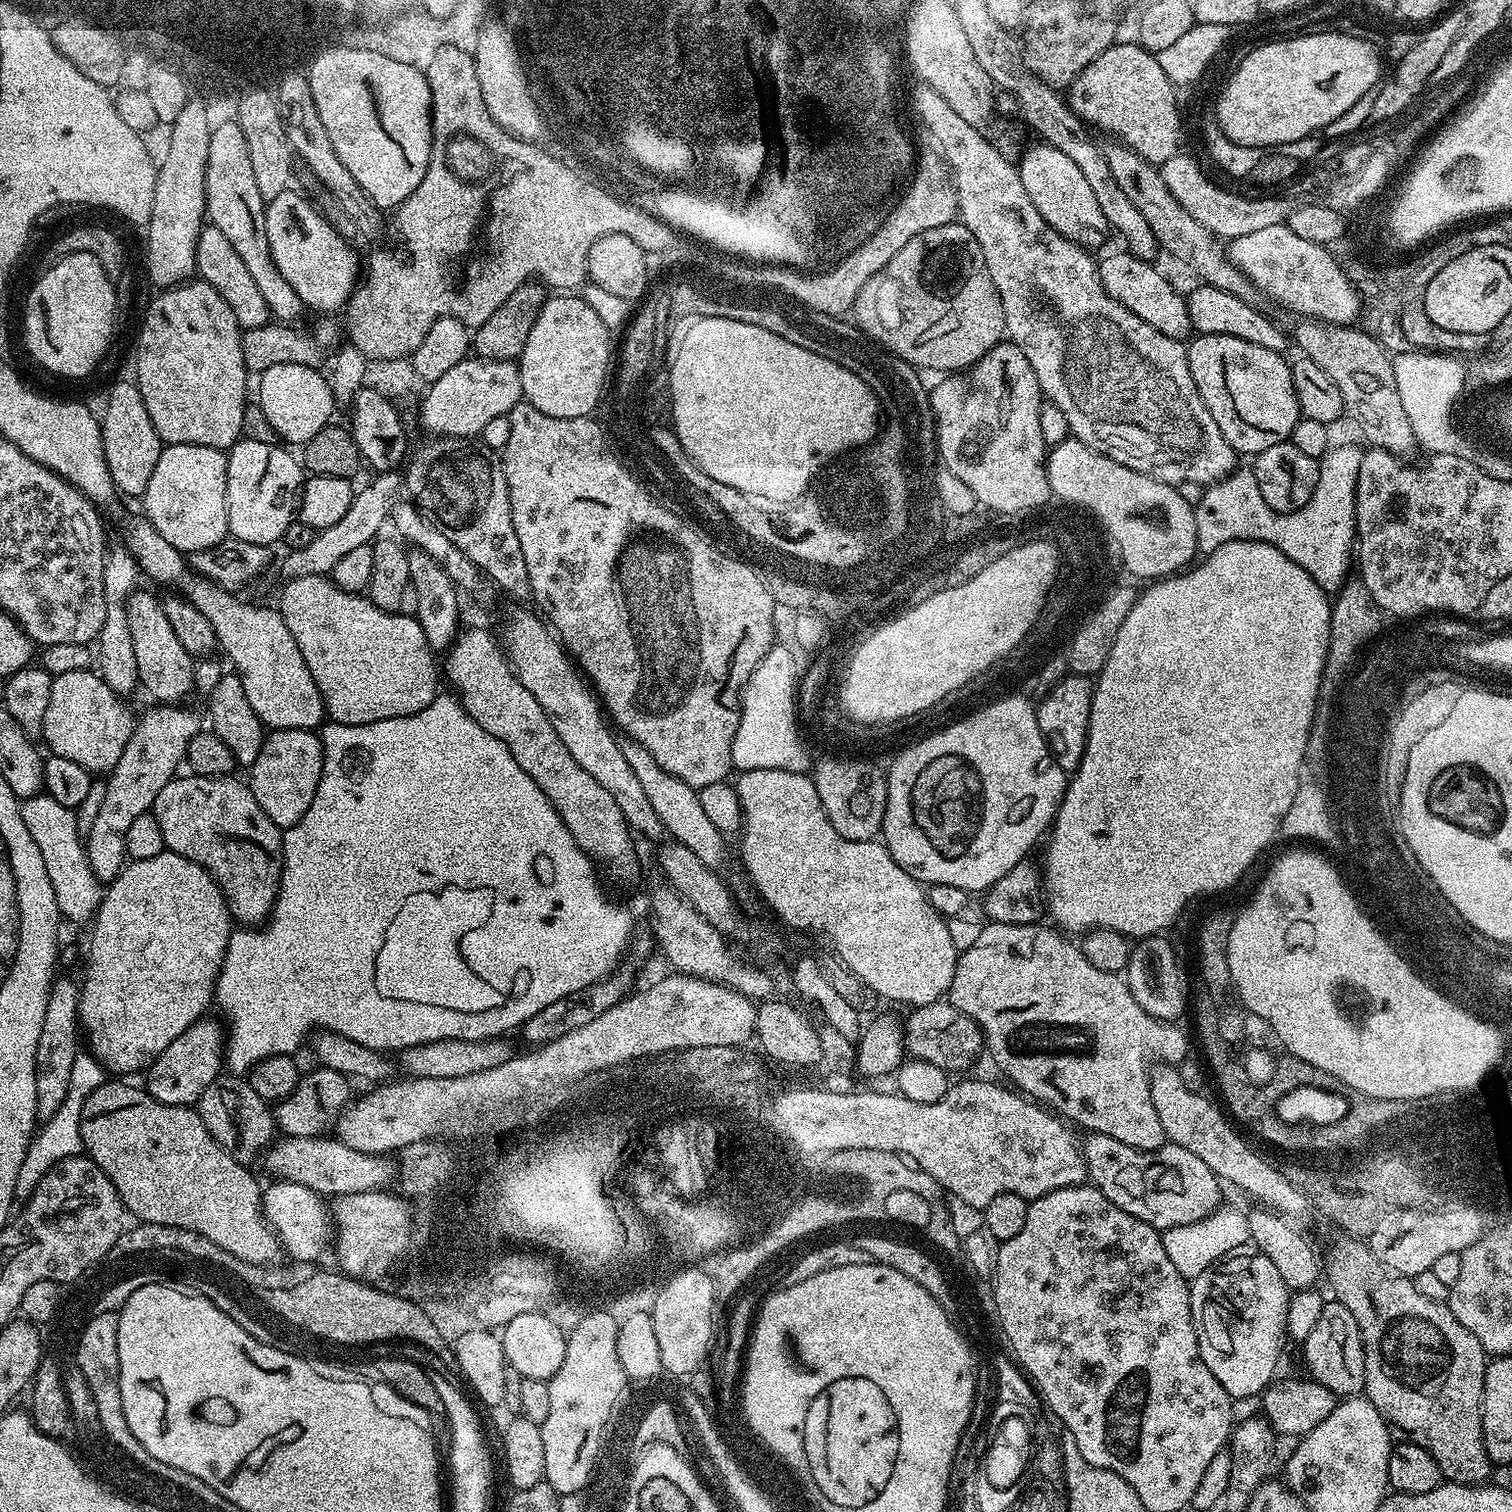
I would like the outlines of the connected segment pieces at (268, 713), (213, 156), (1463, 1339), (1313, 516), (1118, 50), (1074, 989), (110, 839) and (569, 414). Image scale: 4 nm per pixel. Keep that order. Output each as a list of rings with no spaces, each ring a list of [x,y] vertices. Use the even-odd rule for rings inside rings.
[[[139,518],[128,528],[128,542],[126,548],[139,564],[139,571],[149,576],[156,584],[177,584],[184,599],[189,600],[214,626],[216,642],[220,650],[232,659],[235,675],[240,677],[242,690],[246,690],[246,699],[250,701],[250,707],[254,714],[269,729],[278,728],[307,728],[316,730],[325,723],[326,711],[324,699],[310,674],[310,666],[306,666],[302,650],[298,650],[298,642],[294,642],[294,634],[290,634],[290,626],[284,621],[275,607],[259,608],[256,604],[247,604],[239,600],[239,595],[233,594],[221,588],[219,584],[212,584],[205,576],[198,576],[192,571],[185,553],[180,552],[162,534],[154,530],[154,526],[148,523],[147,519]]]
[[[228,118],[225,124],[217,123],[210,134],[210,154],[206,166],[206,202],[208,203],[206,216],[211,227],[222,230],[222,234],[226,234],[227,240],[234,245],[234,250],[238,250],[238,255],[242,257],[246,270],[250,270],[250,275],[254,277],[262,298],[266,298],[269,313],[280,322],[298,321],[296,319],[302,314],[305,315],[306,309],[294,286],[290,286],[290,282],[282,278],[278,266],[274,266],[274,258],[270,254],[270,242],[266,238],[266,214],[264,213],[266,202],[262,194],[258,194],[254,169],[250,166],[250,153],[246,151],[246,138],[242,138],[242,130],[232,118]]]
[[[1351,1239],[1338,1241],[1333,1246],[1328,1260],[1326,1256],[1326,1280],[1328,1276],[1328,1284],[1332,1287],[1333,1294],[1336,1295],[1333,1297],[1342,1306],[1346,1306],[1346,1310],[1350,1310],[1350,1314],[1354,1314],[1354,1322],[1358,1322],[1358,1330],[1362,1330],[1362,1346],[1366,1354],[1366,1378],[1364,1379],[1363,1395],[1376,1407],[1378,1414],[1382,1414],[1382,1418],[1389,1426],[1397,1433],[1400,1431],[1404,1435],[1401,1437],[1405,1441],[1422,1445],[1432,1455],[1438,1462],[1440,1475],[1445,1481],[1458,1484],[1485,1483],[1491,1477],[1488,1475],[1494,1471],[1494,1465],[1486,1454],[1484,1435],[1482,1434],[1482,1401],[1484,1401],[1484,1369],[1486,1367],[1484,1348],[1478,1342],[1478,1338],[1474,1338],[1474,1334],[1470,1334],[1470,1330],[1466,1330],[1466,1326],[1462,1326],[1462,1322],[1458,1322],[1458,1318],[1454,1318],[1447,1303],[1439,1304],[1424,1297],[1423,1294],[1418,1294],[1418,1290],[1414,1290],[1411,1279],[1407,1276],[1398,1276],[1386,1266],[1382,1266],[1382,1262],[1378,1262],[1378,1258],[1374,1258],[1374,1254],[1363,1239]]]
[[[1356,446],[1333,447],[1320,460],[1318,486],[1310,494],[1310,502],[1293,512],[1275,512],[1266,506],[1254,482],[1251,467],[1240,466],[1216,484],[1204,489],[1204,497],[1196,505],[1197,549],[1212,552],[1231,540],[1266,542],[1298,566],[1310,564],[1314,572],[1326,572],[1324,591],[1337,593],[1349,579],[1348,567],[1354,564],[1356,538],[1356,487],[1360,469],[1361,449]]]
[[[1116,42],[1105,50],[1092,64],[1077,74],[1070,87],[1070,105],[1072,111],[1093,128],[1109,132],[1112,138],[1127,148],[1133,148],[1143,160],[1163,166],[1170,157],[1175,156],[1180,147],[1180,112],[1176,109],[1176,93],[1173,81],[1162,70],[1157,57],[1139,43],[1122,44]]]
[[[988,922],[985,925],[985,928],[977,934],[976,941],[965,952],[963,949],[959,953],[954,978],[948,987],[946,999],[958,1010],[962,1010],[962,1014],[974,1018],[976,1025],[983,1030],[987,1055],[992,1055],[993,1062],[1013,1080],[1011,1083],[1023,1095],[1047,1106],[1053,1113],[1063,1117],[1065,1121],[1071,1122],[1073,1125],[1081,1124],[1082,1127],[1088,1128],[1089,1133],[1097,1132],[1098,1134],[1106,1134],[1110,1138],[1118,1138],[1118,1142],[1126,1142],[1126,1146],[1134,1146],[1143,1152],[1149,1152],[1164,1145],[1166,1137],[1162,1130],[1162,1121],[1158,1118],[1158,1110],[1154,1110],[1154,1102],[1152,1101],[1148,1052],[1157,1052],[1164,1059],[1161,1061],[1167,1062],[1169,1065],[1179,1065],[1180,1061],[1189,1055],[1188,1036],[1179,1028],[1181,1025],[1167,1020],[1155,1020],[1150,1014],[1146,1014],[1146,1010],[1142,1010],[1142,1006],[1138,1006],[1138,1002],[1134,1000],[1134,994],[1130,994],[1127,983],[1115,972],[1103,972],[1090,966],[1083,951],[1077,945],[1075,948],[1068,941],[1071,939],[1063,931],[1057,930],[1055,927],[1052,927],[1053,929],[1047,928],[1044,922],[1034,924],[994,924]]]
[[[157,703],[156,708],[152,708],[144,717],[139,717],[138,723],[132,729],[132,736],[128,740],[127,746],[124,748],[122,758],[118,758],[118,762],[110,775],[107,777],[107,788],[105,797],[102,798],[102,806],[98,809],[98,818],[94,818],[92,824],[86,828],[86,851],[88,861],[93,872],[96,873],[96,879],[101,882],[111,882],[115,880],[121,868],[126,863],[126,829],[130,827],[130,822],[134,822],[134,818],[138,818],[142,813],[149,811],[154,802],[154,798],[158,798],[158,790],[162,790],[162,786],[166,786],[166,782],[170,782],[177,775],[178,769],[181,767],[182,761],[185,759],[188,751],[188,743],[201,731],[202,724],[200,720],[188,708],[180,708],[179,703],[166,704]]]
[[[549,295],[540,308],[540,313],[534,322],[534,326],[530,326],[530,338],[526,338],[526,346],[518,358],[523,399],[527,401],[527,403],[535,406],[535,408],[538,410],[542,410],[542,414],[546,414],[550,418],[582,418],[583,416],[589,417],[592,414],[591,411],[595,411],[598,406],[596,405],[596,393],[600,390],[605,390],[606,388],[606,382],[604,382],[604,379],[606,379],[608,376],[608,336],[610,336],[610,329],[606,326],[602,326],[602,322],[598,318],[598,314],[594,314],[594,310],[591,308],[591,306],[579,295]]]

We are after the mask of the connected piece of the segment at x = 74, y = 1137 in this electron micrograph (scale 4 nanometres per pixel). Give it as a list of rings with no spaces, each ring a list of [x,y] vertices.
[[[78,1054],[74,1058],[74,1070],[70,1070],[70,1090],[66,1090],[66,1098],[62,1106],[48,1120],[39,1125],[38,1131],[33,1135],[32,1144],[28,1147],[26,1158],[22,1162],[22,1170],[18,1170],[16,1195],[20,1198],[31,1196],[39,1182],[54,1165],[71,1156],[79,1156],[84,1152],[84,1142],[80,1133],[80,1119],[84,1109],[84,1100],[98,1085],[105,1083],[106,1068],[99,1059],[91,1055]]]

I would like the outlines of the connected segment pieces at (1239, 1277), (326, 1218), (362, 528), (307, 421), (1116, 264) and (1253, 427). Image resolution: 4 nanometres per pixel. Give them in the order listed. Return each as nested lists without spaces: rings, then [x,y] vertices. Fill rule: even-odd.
[[[1233,1254],[1219,1264],[1210,1265],[1190,1284],[1190,1306],[1200,1347],[1200,1360],[1206,1362],[1210,1374],[1222,1382],[1222,1386],[1233,1398],[1260,1396],[1277,1375],[1276,1363],[1280,1360],[1280,1351],[1284,1348],[1284,1340],[1286,1341],[1284,1327],[1290,1295],[1290,1289],[1286,1282],[1282,1282],[1282,1277],[1270,1258],[1259,1254],[1240,1255],[1244,1254]]]
[[[277,1179],[263,1189],[262,1207],[264,1218],[269,1228],[280,1238],[280,1243],[285,1249],[292,1251],[293,1261],[316,1262],[324,1252],[324,1247],[329,1247],[328,1222],[330,1226],[330,1210],[326,1205],[325,1197],[320,1193],[310,1190],[301,1184],[289,1180]]]
[[[381,473],[373,477],[373,482],[366,485],[353,495],[350,510],[342,516],[341,521],[334,526],[321,529],[314,541],[302,550],[290,550],[288,555],[289,577],[320,576],[331,573],[343,555],[350,554],[359,546],[369,545],[380,533],[383,524],[387,523],[395,505],[396,495],[402,492],[402,480],[395,473]]]
[[[278,365],[259,373],[260,380],[260,397],[258,403],[262,411],[266,414],[266,422],[270,422],[270,426],[274,426],[277,437],[281,441],[287,442],[289,445],[303,446],[307,440],[314,438],[314,434],[318,434],[318,430],[322,430],[333,419],[332,408],[334,401],[329,381],[323,376],[320,377],[319,371],[315,367],[306,365]]]
[[[1127,250],[1112,252],[1103,261],[1099,261],[1100,281],[1105,290],[1122,306],[1126,306],[1142,322],[1150,322],[1154,330],[1162,330],[1170,338],[1181,342],[1193,335],[1192,316],[1188,313],[1188,301],[1175,292],[1173,286],[1162,278],[1155,263],[1139,260]],[[1188,336],[1188,337],[1187,337]]]
[[[1222,333],[1197,335],[1187,345],[1187,350],[1194,386],[1202,402],[1206,402],[1206,410],[1214,414],[1214,422],[1218,422],[1218,430],[1222,430],[1226,442],[1230,442],[1236,453],[1255,454],[1262,450],[1270,450],[1270,446],[1283,444],[1291,437],[1294,426],[1302,417],[1298,398],[1294,394],[1292,365],[1287,359],[1284,361],[1285,357],[1281,353],[1270,350],[1266,346],[1258,346],[1249,340]]]

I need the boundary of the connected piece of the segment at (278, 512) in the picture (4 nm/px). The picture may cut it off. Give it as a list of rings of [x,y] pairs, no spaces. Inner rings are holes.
[[[239,439],[231,448],[227,449],[226,455],[228,457],[228,469],[226,470],[226,506],[228,507],[228,531],[231,539],[241,540],[242,542],[254,542],[255,544],[263,544],[265,546],[272,546],[272,543],[283,541],[284,531],[286,526],[290,526],[294,519],[294,513],[298,508],[298,493],[302,487],[302,464],[299,459],[296,460],[287,452],[287,447],[281,446],[279,443],[267,444],[266,442],[254,442],[253,440]]]

